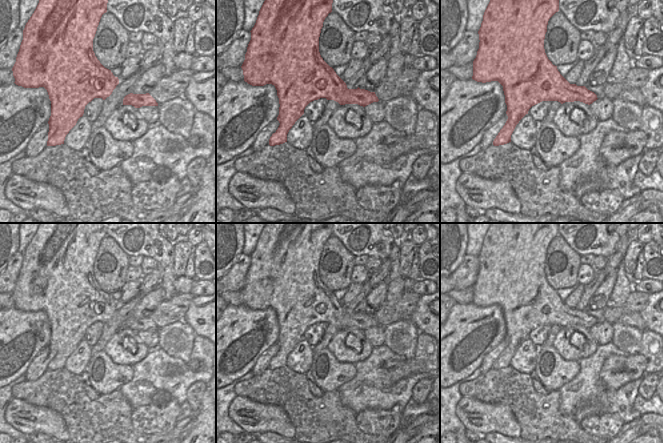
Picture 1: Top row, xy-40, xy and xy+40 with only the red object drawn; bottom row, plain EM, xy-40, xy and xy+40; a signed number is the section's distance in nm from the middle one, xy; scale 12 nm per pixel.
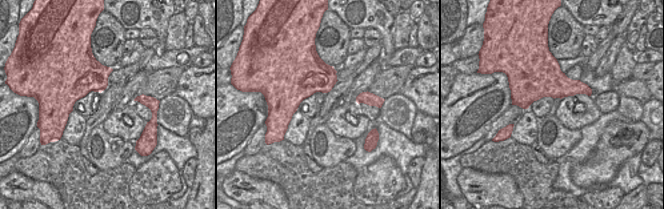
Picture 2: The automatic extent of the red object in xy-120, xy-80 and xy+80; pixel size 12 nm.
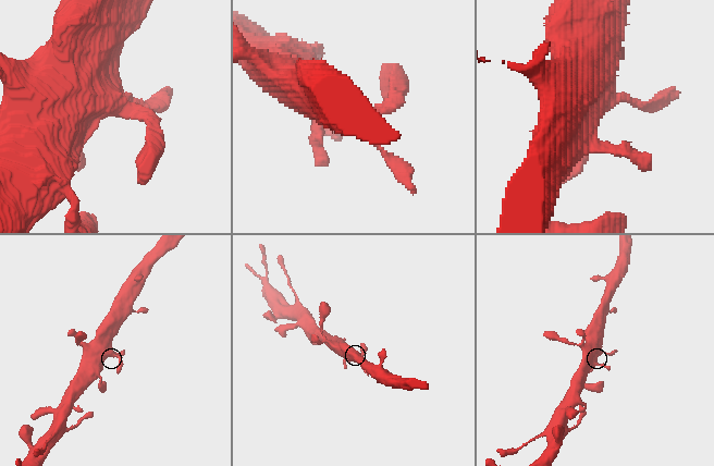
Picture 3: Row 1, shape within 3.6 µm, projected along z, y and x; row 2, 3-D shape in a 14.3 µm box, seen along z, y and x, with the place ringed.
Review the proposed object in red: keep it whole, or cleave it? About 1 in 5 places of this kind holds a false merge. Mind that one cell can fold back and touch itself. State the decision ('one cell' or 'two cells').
one cell

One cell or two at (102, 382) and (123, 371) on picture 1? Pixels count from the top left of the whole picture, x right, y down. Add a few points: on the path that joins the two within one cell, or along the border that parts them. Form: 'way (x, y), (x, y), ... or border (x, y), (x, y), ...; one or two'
way (107, 377), (118, 375); one

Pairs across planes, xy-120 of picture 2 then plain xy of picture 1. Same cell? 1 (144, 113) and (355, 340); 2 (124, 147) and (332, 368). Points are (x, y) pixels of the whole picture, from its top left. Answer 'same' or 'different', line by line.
1: different
2: same

